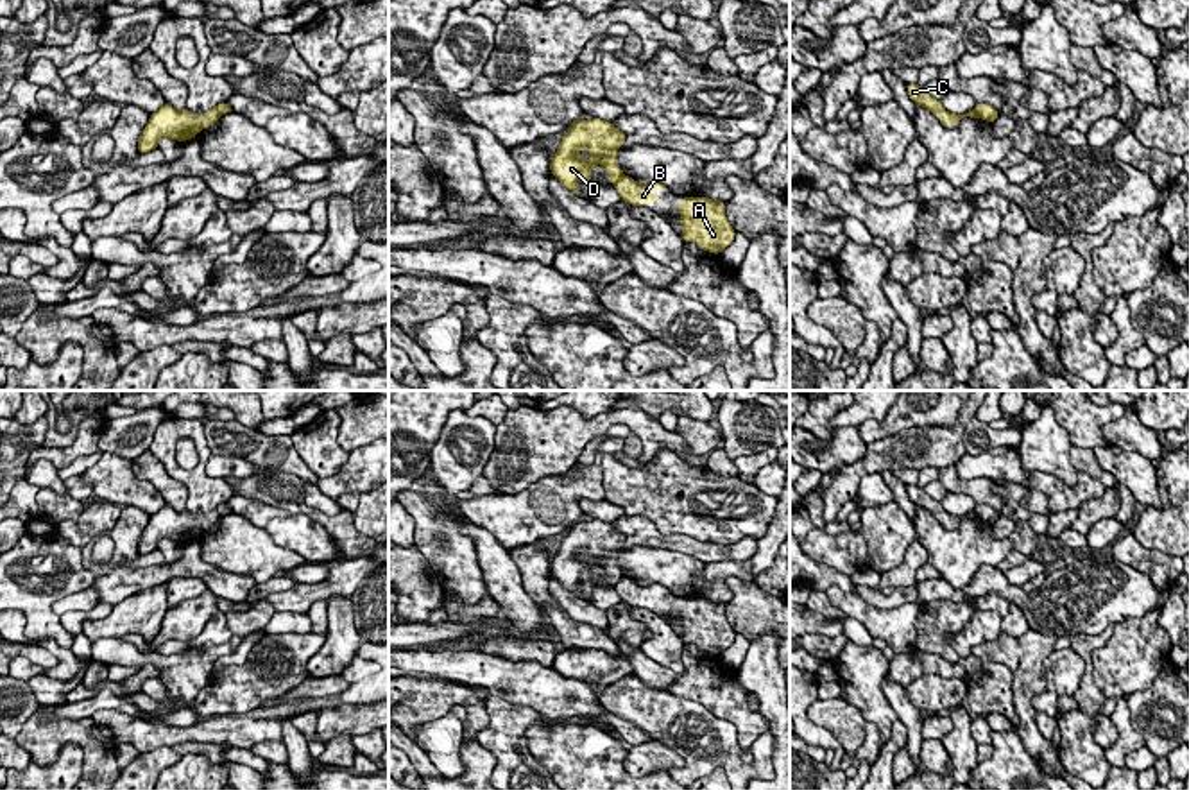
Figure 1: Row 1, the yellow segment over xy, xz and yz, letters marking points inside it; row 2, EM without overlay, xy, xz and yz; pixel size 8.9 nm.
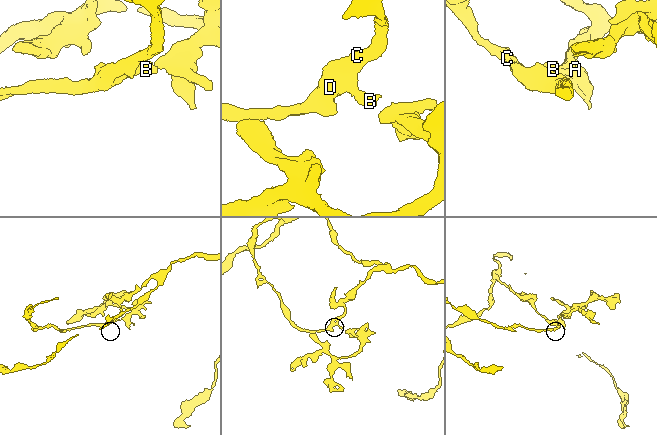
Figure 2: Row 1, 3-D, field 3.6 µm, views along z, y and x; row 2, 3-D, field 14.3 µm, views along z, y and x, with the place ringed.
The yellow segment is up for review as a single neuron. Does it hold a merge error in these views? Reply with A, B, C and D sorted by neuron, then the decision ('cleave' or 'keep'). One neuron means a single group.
A B / C D | cleave

